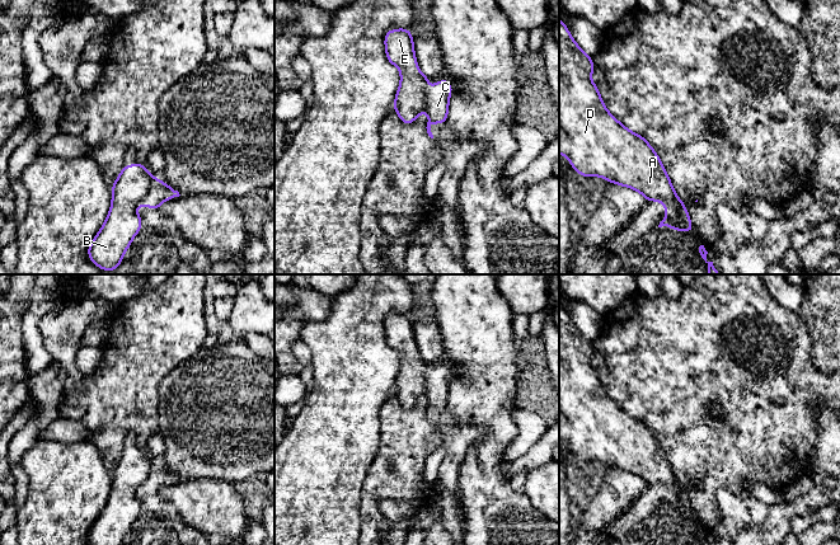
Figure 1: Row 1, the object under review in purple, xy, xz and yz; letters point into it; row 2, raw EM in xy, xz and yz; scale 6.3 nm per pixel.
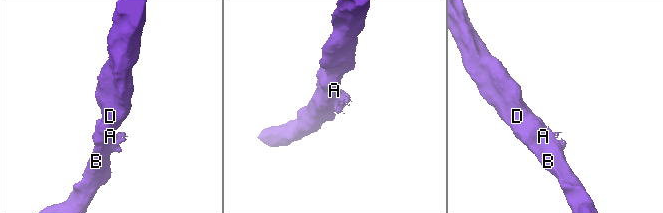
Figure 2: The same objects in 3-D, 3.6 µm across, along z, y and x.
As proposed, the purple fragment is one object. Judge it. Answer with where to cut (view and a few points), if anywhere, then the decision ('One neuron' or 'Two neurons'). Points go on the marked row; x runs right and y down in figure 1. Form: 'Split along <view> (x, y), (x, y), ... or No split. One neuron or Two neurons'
Split along xy (156, 179), (136, 205). Two neurons

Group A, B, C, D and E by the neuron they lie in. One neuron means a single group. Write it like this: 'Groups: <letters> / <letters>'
Groups: A B D E / C

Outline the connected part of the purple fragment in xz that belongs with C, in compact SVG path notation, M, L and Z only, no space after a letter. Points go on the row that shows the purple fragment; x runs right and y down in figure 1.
M441 79L433 88L426 88L426 112L428 113L427 133L431 138L432 123L447 123L449 102L452 93L451 83Z

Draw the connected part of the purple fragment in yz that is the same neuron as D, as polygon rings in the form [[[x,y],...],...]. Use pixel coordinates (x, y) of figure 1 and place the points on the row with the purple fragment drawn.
[[[559,18],[559,154],[568,158],[572,168],[581,175],[581,177],[602,177],[607,180],[607,183],[618,183],[621,187],[629,187],[634,189],[635,192],[639,192],[644,196],[646,201],[657,201],[660,198],[663,199],[674,199],[677,198],[677,194],[672,187],[672,183],[666,173],[666,169],[663,164],[660,160],[660,156],[657,152],[652,149],[652,146],[648,144],[648,141],[630,130],[628,130],[625,126],[623,126],[605,107],[601,95],[599,93],[599,86],[596,86],[592,80],[591,75],[595,69],[595,65],[592,62],[592,57],[586,55],[582,48],[574,42],[572,38],[567,25],[560,20]]]

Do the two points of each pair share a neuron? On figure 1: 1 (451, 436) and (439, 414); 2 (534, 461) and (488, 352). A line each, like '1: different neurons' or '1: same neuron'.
1: different neurons
2: different neurons

